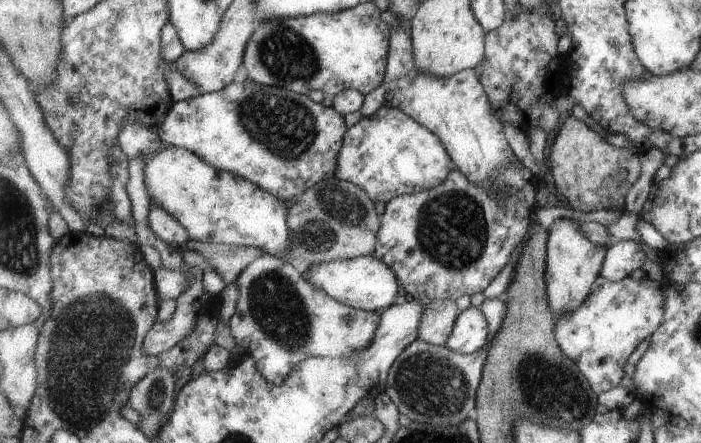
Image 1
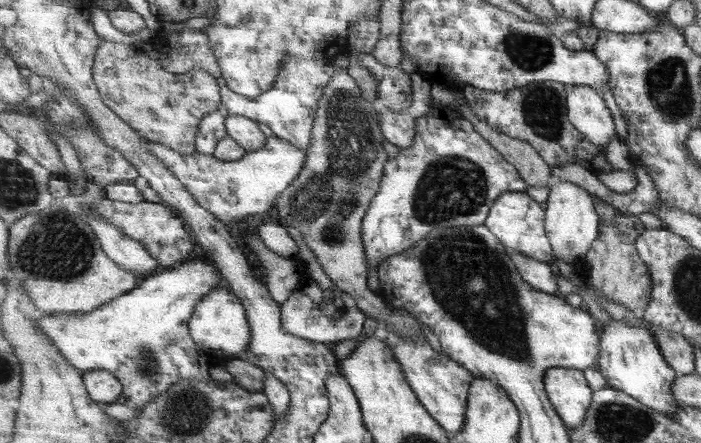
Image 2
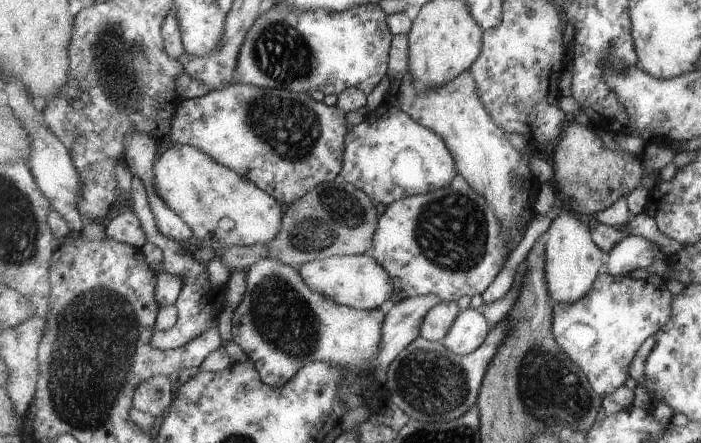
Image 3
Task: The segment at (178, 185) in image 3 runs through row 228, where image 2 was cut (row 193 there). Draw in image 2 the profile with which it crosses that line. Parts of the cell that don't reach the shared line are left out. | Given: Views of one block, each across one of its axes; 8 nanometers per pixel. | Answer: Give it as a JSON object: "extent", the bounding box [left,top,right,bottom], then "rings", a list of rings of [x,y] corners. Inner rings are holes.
{"extent":[146,134,307,226],"rings":[[[274,134],[268,138],[268,142],[261,150],[247,153],[241,160],[233,162],[219,160],[215,155],[201,154],[198,150],[193,154],[181,154],[152,140],[146,142],[146,147],[154,152],[158,159],[162,160],[162,163],[171,168],[203,208],[207,208],[220,222],[224,222],[227,226],[245,224],[247,216],[255,214],[261,216],[273,215],[273,208],[276,206],[279,196],[287,191],[293,181],[299,178],[301,171],[304,170],[307,158],[307,153],[302,148]]]}

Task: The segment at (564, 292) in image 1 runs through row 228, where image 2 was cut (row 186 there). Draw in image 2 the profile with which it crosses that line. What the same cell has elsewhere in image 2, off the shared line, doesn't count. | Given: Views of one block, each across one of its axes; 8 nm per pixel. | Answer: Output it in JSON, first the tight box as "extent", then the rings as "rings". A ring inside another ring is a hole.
{"extent":[546,181,601,264],"rings":[[[553,181],[549,190],[548,200],[546,201],[546,230],[554,248],[554,256],[556,259],[573,264],[573,262],[577,262],[577,260],[588,255],[593,243],[600,236],[601,218],[596,210],[597,202],[593,200],[591,193],[573,181]]]}

